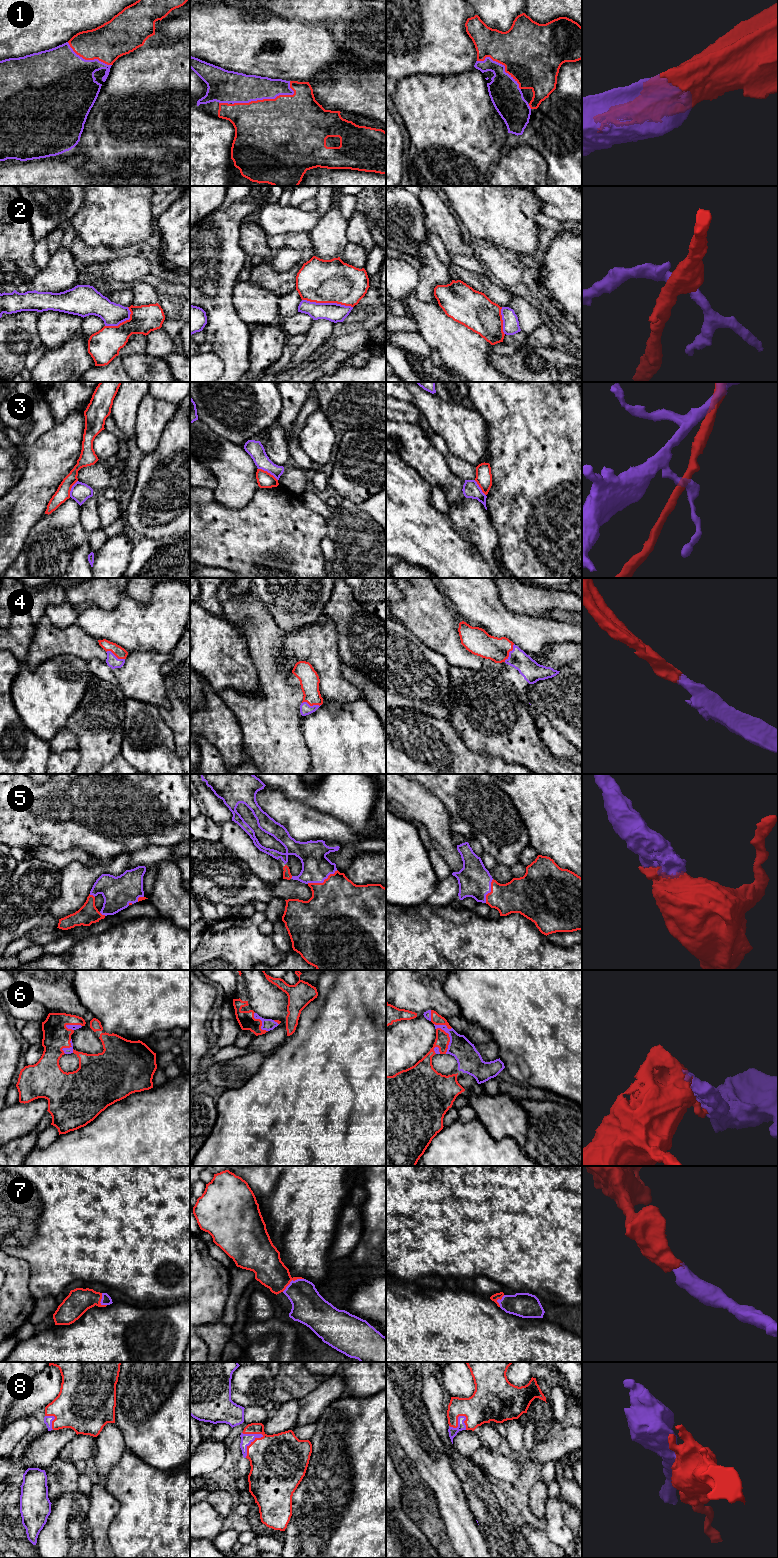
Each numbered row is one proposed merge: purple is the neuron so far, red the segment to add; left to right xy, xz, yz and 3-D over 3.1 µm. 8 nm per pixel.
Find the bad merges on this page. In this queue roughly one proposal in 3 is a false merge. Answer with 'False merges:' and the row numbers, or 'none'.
False merges: 2, 3

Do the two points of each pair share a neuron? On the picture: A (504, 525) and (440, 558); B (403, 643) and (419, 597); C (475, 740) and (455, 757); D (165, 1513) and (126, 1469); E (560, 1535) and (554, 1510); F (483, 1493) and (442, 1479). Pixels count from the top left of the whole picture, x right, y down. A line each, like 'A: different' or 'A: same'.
A: different
B: different
C: different
D: same
E: same
F: different

